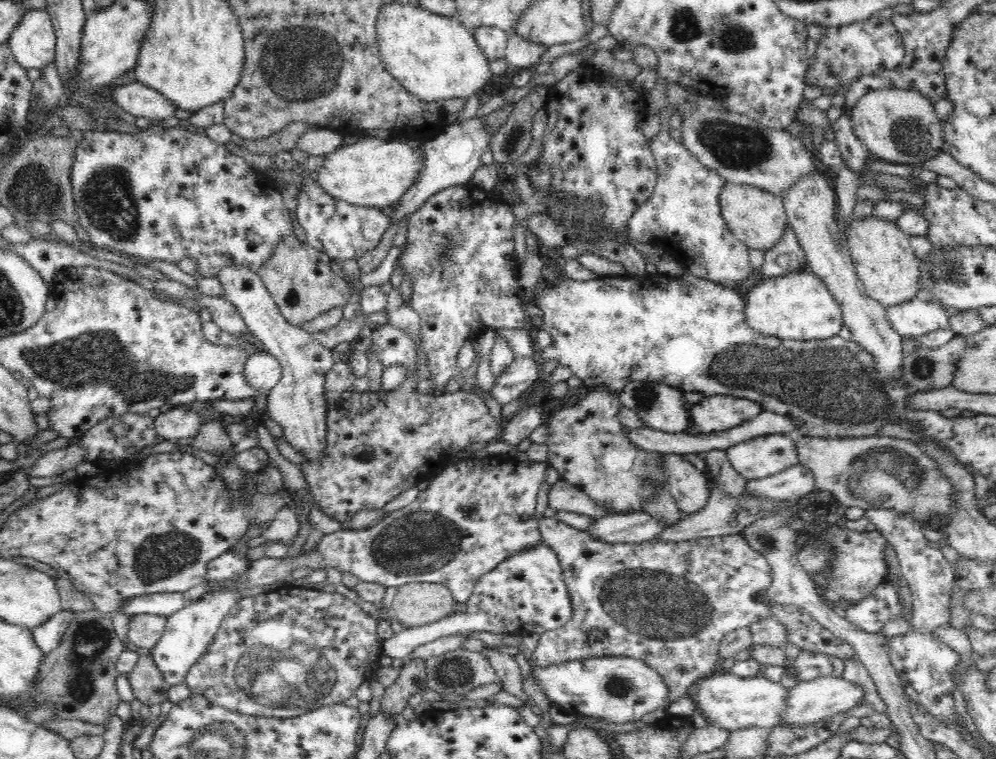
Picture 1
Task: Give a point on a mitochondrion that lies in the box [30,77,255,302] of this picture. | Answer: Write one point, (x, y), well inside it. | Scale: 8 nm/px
(106, 198)

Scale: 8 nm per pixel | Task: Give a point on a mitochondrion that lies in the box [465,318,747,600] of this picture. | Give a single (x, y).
(645, 396)

